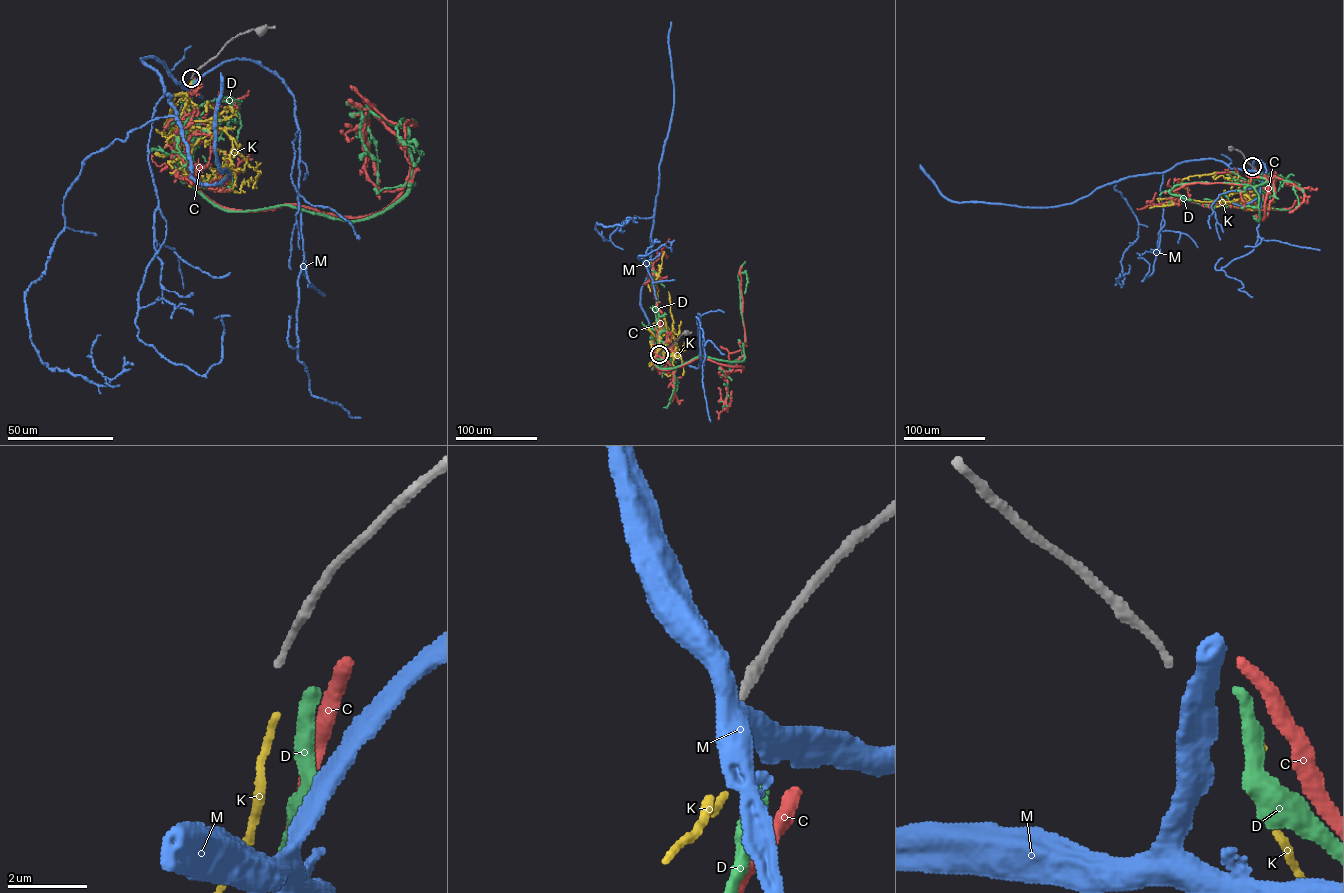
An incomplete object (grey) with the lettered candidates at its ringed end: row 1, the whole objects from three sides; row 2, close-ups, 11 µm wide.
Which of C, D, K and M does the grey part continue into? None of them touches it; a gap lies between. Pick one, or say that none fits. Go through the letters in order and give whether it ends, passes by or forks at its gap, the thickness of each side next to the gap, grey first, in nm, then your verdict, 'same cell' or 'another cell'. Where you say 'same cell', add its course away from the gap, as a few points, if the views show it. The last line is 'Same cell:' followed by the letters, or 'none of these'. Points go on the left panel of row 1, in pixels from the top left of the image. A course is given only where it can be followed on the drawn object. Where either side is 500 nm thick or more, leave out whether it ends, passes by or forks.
C: it ends there; 140 nm thick on the grey side, 340 nm on the other; another cell
D: it ends there; 140 nm thick on the grey side, 320 nm on the other; another cell
K: it ends there; 140 nm thick on the grey side, 150 nm on the other; another cell
M: 140 nm thick on the grey side, 500 nm on the other; another cell
Same cell: none of these

